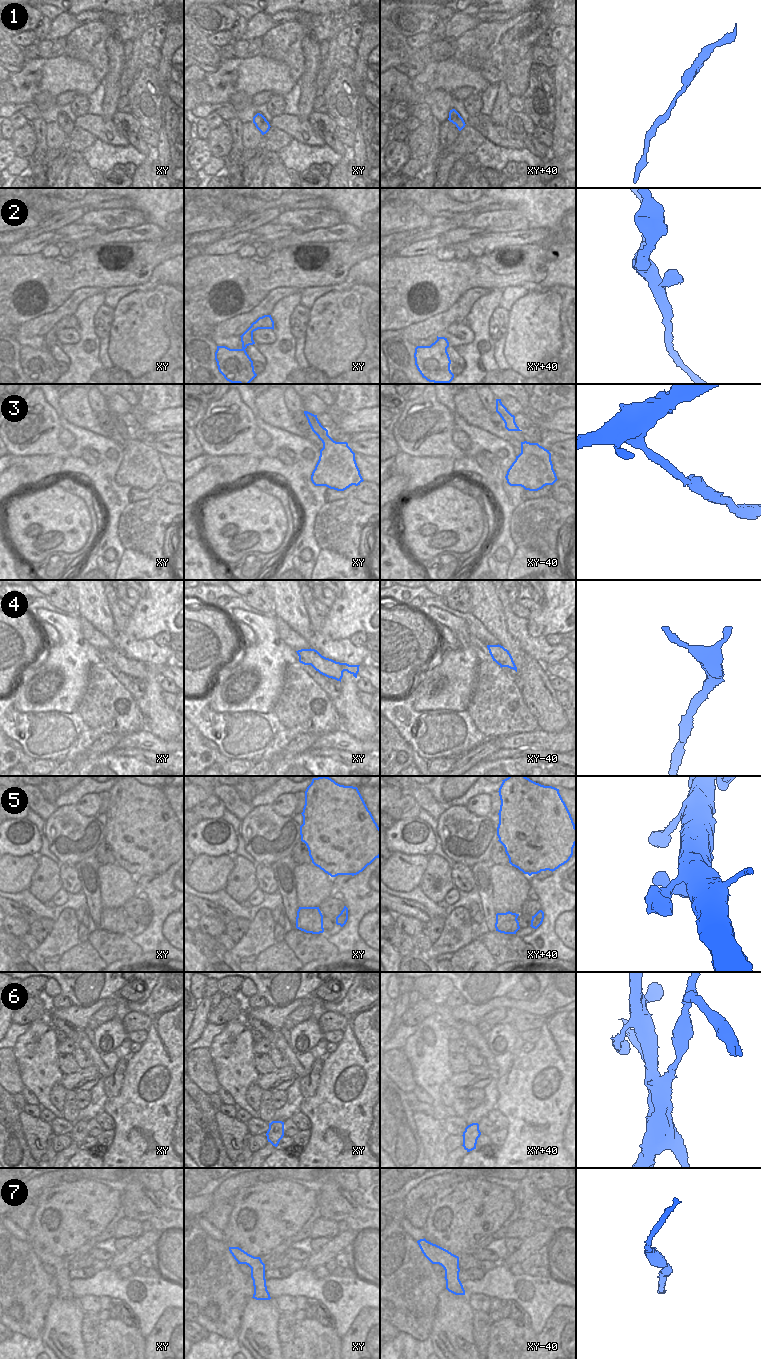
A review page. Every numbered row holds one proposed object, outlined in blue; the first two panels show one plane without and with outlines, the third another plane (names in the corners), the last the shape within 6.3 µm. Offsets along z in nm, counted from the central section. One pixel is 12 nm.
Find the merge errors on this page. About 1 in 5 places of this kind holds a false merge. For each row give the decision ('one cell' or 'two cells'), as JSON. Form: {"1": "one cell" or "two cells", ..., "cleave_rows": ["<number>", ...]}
{"1": "one cell", "2": "one cell", "3": "one cell", "4": "one cell", "5": "one cell", "6": "two cells", "7": "one cell", "cleave_rows": ["6"]}

